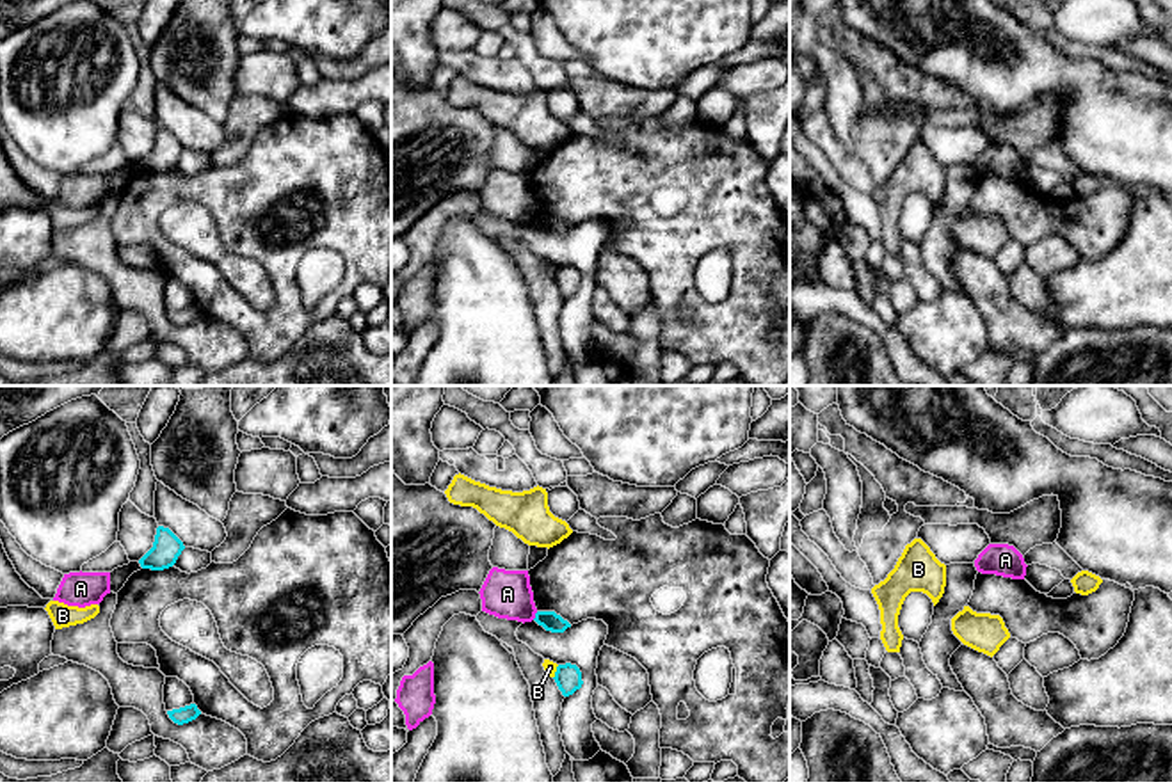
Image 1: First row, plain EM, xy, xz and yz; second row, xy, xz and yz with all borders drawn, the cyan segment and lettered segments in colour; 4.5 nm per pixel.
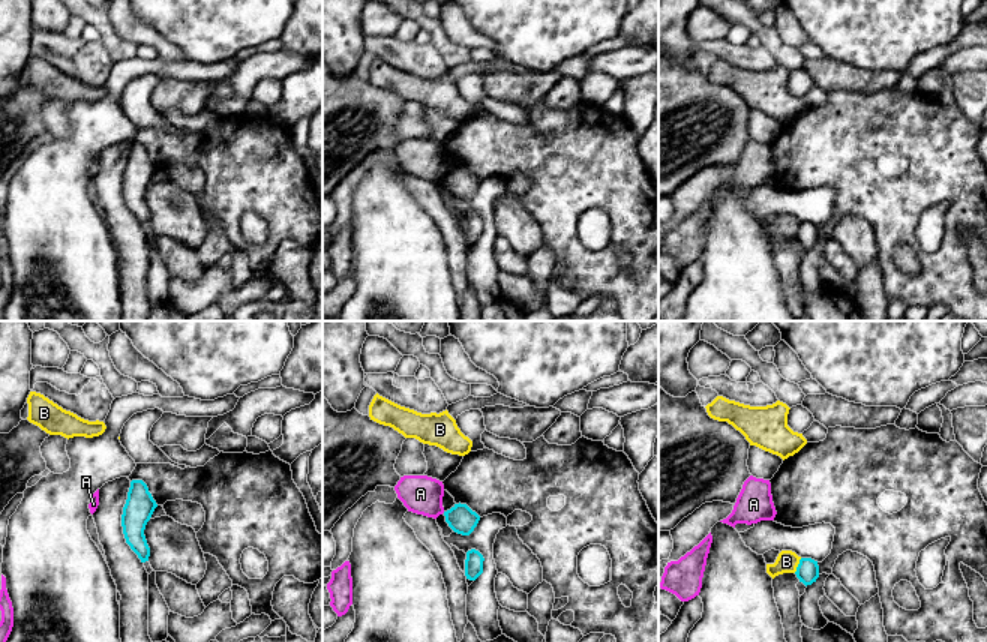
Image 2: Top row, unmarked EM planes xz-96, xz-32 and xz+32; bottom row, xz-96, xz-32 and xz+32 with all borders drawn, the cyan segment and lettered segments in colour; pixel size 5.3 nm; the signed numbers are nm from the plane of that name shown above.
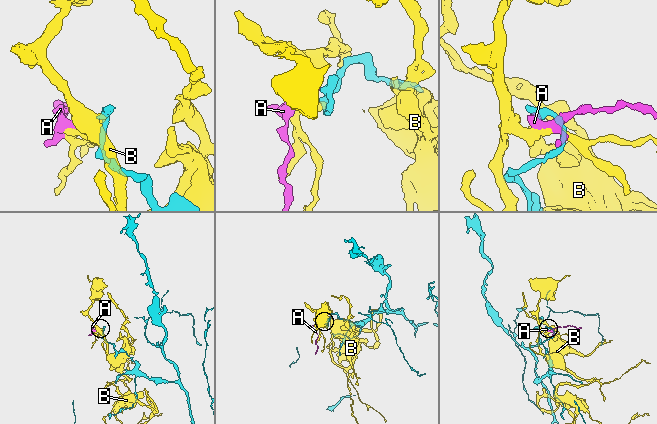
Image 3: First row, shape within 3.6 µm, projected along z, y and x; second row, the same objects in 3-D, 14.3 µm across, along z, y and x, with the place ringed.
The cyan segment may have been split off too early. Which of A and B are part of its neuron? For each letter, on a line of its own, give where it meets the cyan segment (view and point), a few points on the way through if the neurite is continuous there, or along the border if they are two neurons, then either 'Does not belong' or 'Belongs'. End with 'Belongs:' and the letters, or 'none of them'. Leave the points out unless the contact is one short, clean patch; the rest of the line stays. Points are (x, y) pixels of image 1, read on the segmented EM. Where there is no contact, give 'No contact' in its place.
A: Touches cyan at xz (536, 615). Boundary: xz (537, 612), (532, 619). Does not belong
B: Touches cyan at xz (555, 672). Does not belong
Belongs: none of them

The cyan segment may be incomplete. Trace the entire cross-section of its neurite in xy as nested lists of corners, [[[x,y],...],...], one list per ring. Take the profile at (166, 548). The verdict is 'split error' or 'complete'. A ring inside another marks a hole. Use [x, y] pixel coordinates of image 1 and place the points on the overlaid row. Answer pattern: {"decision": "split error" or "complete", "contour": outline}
{"decision": "complete", "contour": [[[158,526],[153,547],[139,563],[142,569],[164,571],[176,563],[183,549],[183,542],[169,528]]]}

